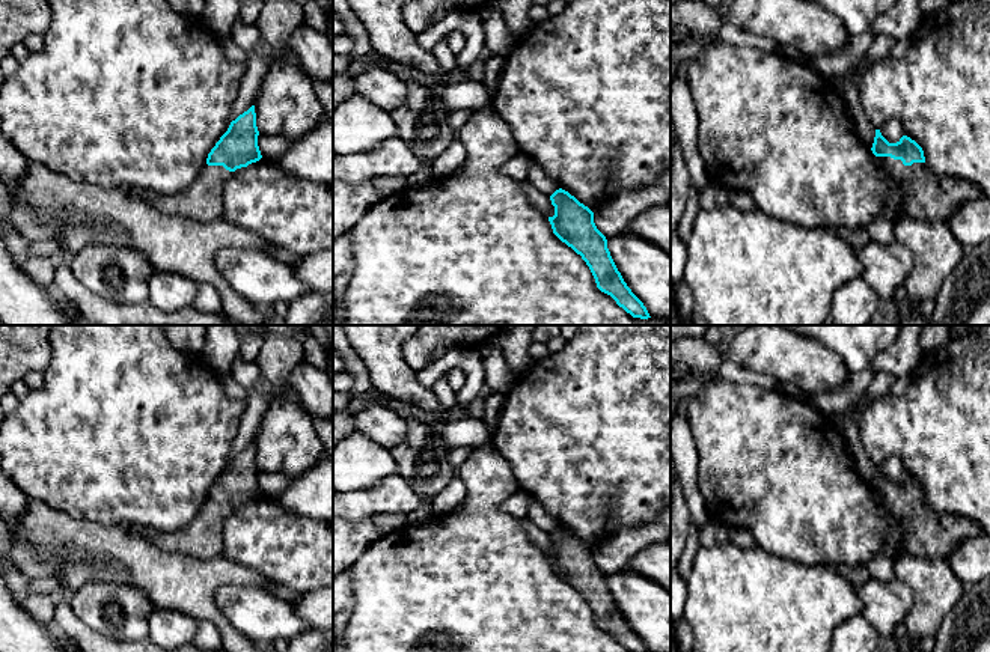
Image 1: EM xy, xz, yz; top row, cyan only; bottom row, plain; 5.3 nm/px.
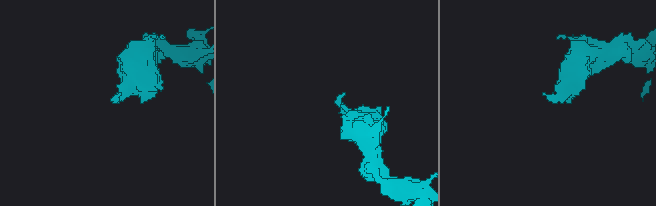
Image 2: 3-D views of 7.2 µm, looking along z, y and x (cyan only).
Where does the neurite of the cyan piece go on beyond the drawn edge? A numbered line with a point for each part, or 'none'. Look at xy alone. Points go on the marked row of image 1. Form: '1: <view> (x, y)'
1: xy (202, 201)

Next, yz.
1: yz (927, 196)

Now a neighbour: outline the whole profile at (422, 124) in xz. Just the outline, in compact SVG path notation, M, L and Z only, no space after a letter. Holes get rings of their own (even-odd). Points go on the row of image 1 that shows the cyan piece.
M425 80L407 83L405 102L390 116L396 137L419 160L434 160L455 140L455 131L448 123L448 108L431 93Z

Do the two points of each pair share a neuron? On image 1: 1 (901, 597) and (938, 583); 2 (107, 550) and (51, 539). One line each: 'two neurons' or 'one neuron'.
1: two neurons
2: one neuron

